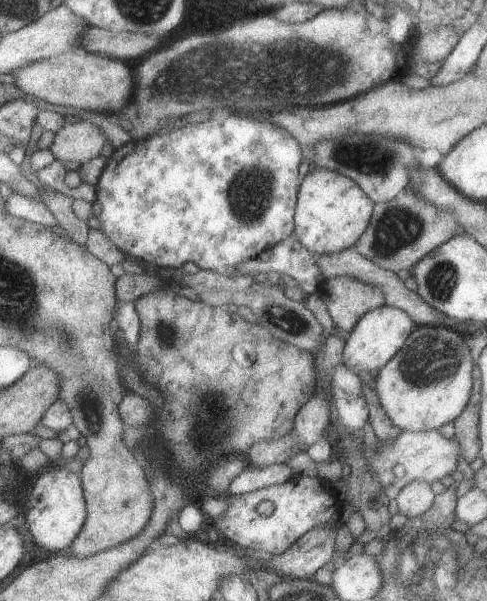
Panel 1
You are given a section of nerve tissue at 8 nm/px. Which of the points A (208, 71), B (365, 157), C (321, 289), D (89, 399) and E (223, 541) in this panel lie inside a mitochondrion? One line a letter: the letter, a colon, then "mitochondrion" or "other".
A: mitochondrion
B: mitochondrion
C: other
D: mitochondrion
E: other

